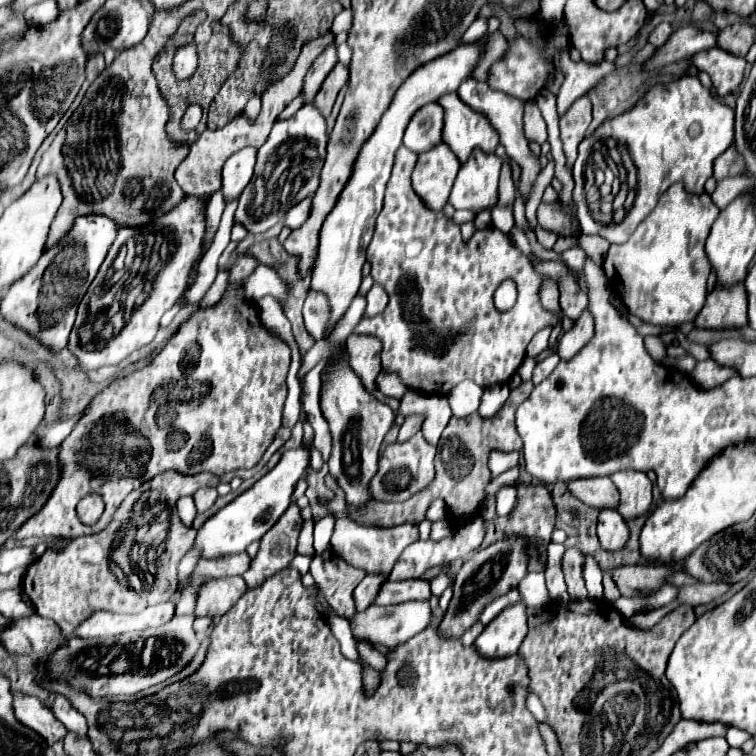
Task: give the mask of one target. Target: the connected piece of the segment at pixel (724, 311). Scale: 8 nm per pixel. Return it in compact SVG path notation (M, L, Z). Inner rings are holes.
M715 284L715 288L707 296L707 304L695 320L697 328L723 330L723 328L741 328L747 324L747 292L745 286L733 284L723 286Z

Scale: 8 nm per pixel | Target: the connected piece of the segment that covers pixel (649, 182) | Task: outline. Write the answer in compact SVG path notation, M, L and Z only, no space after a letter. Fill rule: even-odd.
M681 76L667 84L653 86L631 110L605 120L591 136L587 136L579 146L579 156L573 166L575 190L573 200L577 202L579 222L583 234L597 234L609 244L623 244L629 240L633 230L647 218L657 206L659 196L675 182L683 182L685 190L691 194L703 194L703 184L713 176L713 162L733 144L733 120L735 112L725 106L709 88L701 86L697 76ZM605 140L617 140L623 144L637 168L637 184L633 208L627 212L621 224L601 224L593 220L585 202L585 164L593 158L595 146Z

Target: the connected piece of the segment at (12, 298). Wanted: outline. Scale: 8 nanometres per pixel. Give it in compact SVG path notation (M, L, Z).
M89 214L75 220L71 230L57 244L47 248L37 264L17 282L11 284L1 300L3 320L23 328L31 336L39 338L49 350L59 352L69 340L69 332L75 322L77 306L91 286L99 266L103 264L119 226L101 214Z

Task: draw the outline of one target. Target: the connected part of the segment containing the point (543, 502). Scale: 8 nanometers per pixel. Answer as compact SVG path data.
M525 482L515 484L515 490L517 504L509 516L507 532L549 540L553 522L557 520L557 510L549 490L541 484L535 488Z

